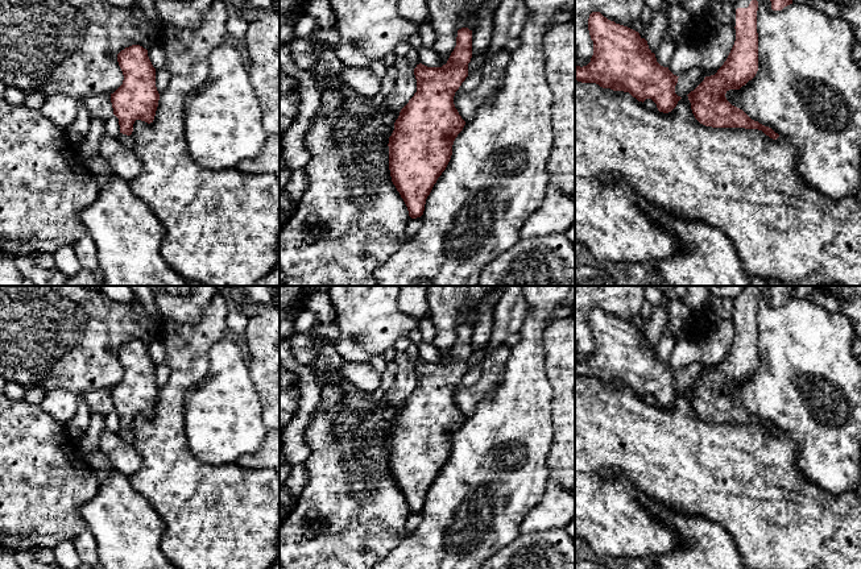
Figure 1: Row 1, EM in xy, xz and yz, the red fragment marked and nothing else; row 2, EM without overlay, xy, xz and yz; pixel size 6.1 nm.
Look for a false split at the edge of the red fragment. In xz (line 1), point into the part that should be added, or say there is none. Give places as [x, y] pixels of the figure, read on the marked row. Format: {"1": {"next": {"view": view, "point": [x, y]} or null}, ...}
{"1": {"next": null}}

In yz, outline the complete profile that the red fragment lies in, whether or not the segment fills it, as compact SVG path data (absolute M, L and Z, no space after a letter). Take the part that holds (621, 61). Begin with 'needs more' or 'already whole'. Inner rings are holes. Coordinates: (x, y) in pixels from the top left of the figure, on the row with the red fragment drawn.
already whole; M600 12L589 14L588 30L593 41L593 55L587 66L575 66L575 80L596 83L613 91L629 92L642 103L646 99L651 99L657 104L658 111L663 113L668 113L676 107L682 99L675 94L679 76L657 62L647 41L638 32L608 20Z

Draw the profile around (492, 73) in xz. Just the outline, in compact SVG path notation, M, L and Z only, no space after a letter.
M500 50L481 67L481 80L477 87L454 100L461 119L468 122L475 119L479 107L487 101L501 86L510 61L510 51Z

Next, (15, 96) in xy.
M7 87L3 96L8 103L18 107L25 104L26 94L16 87Z

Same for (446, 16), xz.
M429 0L430 24L436 34L434 51L447 63L456 46L458 30L473 30L476 12L488 0Z

